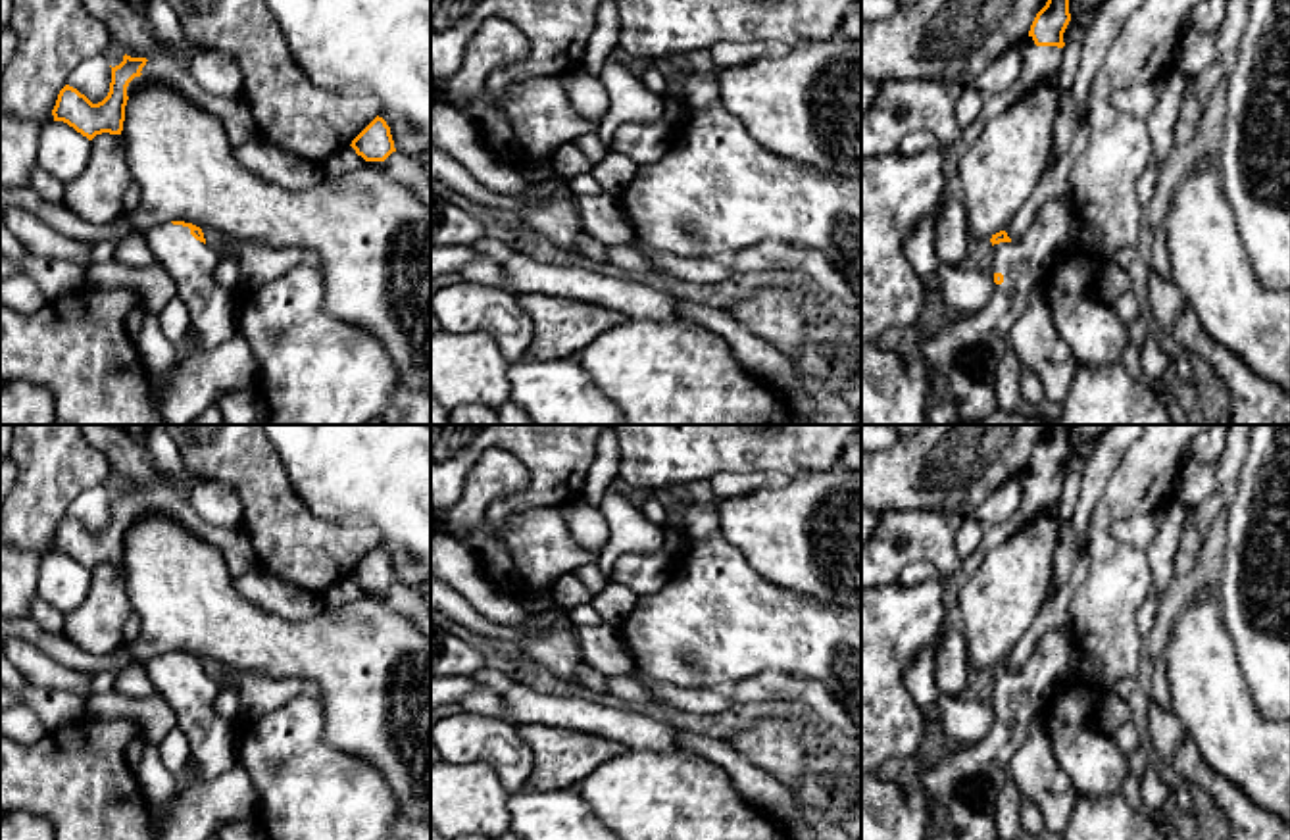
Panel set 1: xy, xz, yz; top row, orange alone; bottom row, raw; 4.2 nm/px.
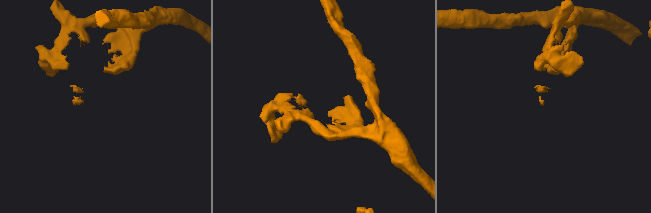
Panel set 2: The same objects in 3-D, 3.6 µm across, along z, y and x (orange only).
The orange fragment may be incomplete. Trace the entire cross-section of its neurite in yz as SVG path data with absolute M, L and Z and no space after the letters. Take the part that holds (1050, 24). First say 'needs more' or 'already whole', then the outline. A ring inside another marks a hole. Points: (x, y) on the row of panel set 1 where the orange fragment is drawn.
already whole | M1048 0L1036 13L1029 37L1036 46L1063 48L1063 33L1071 21L1069 0Z

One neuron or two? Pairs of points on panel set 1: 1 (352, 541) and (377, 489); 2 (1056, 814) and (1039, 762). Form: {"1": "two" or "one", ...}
{"1": "two", "2": "one"}

